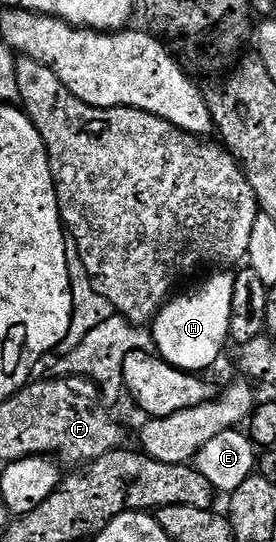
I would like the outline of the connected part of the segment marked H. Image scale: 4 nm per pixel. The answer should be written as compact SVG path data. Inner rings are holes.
M215 272L204 286L188 294L176 293L163 305L153 319L153 346L158 357L175 368L188 372L207 370L223 354L223 345L228 345L231 333L229 320L233 308L233 284L235 274Z

